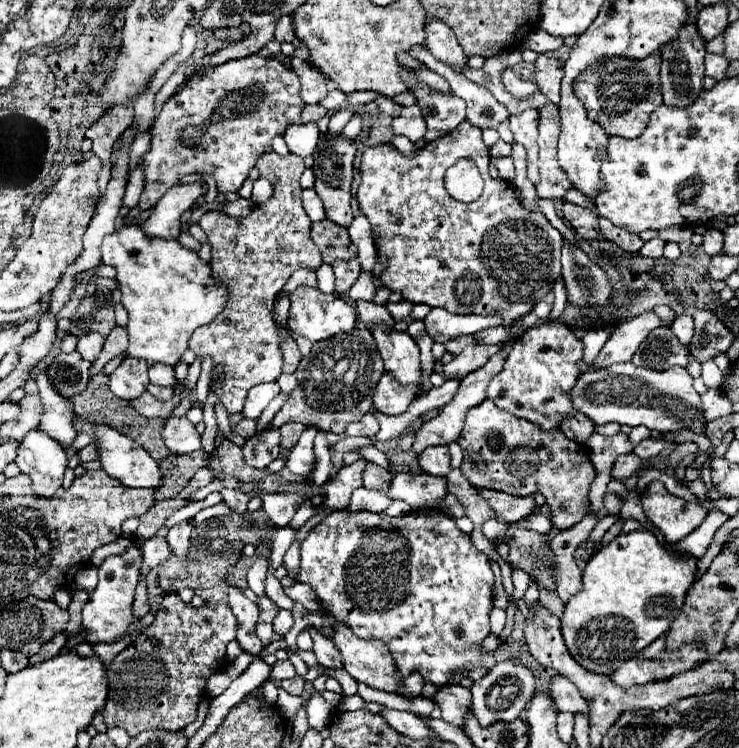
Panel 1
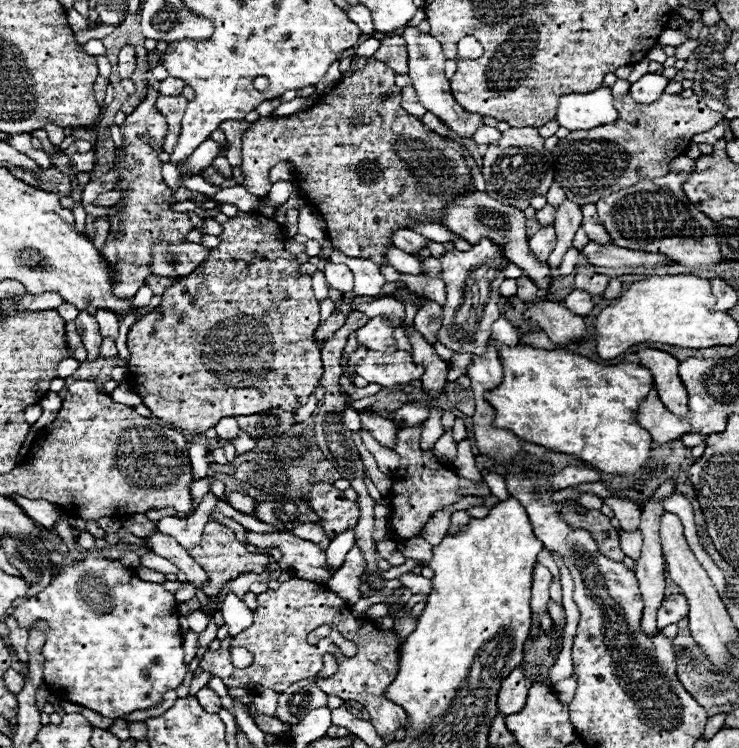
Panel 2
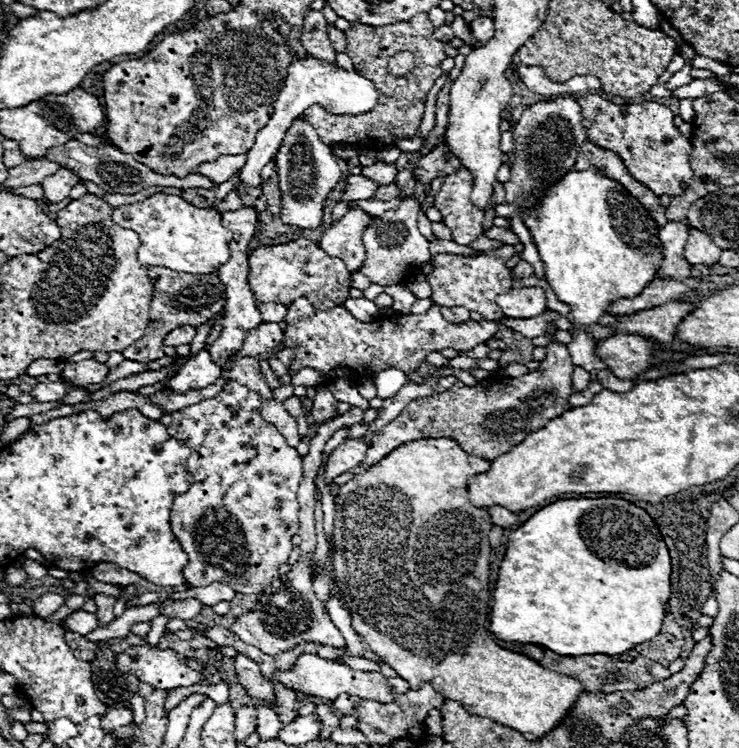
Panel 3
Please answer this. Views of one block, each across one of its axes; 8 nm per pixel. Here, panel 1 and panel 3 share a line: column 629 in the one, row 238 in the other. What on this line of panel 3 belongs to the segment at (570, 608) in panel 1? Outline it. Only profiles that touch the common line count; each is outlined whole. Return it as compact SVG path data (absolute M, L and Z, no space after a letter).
M588 168L584 172L570 170L570 174L566 174L560 182L550 186L546 196L538 202L538 206L532 208L532 214L526 212L524 222L544 262L548 284L556 292L558 300L570 306L570 314L566 318L574 324L574 328L568 330L574 336L574 340L566 348L570 350L574 366L582 366L588 372L606 370L608 366L604 364L604 360L596 356L598 340L584 332L582 326L598 324L598 320L606 314L606 308L612 302L620 298L636 298L652 280L658 278L658 266L662 264L658 244L660 226L624 186L610 178L604 178L596 168Z

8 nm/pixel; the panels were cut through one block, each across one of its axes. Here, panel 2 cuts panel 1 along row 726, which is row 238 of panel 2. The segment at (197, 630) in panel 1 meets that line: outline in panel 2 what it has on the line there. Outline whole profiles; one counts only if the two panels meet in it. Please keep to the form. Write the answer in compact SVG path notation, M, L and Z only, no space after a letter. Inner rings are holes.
M148 88L146 100L126 118L126 122L120 126L124 134L124 150L118 150L120 162L120 174L122 180L116 184L116 188L124 190L124 198L120 200L122 212L118 216L110 216L110 236L106 240L106 248L102 250L102 256L106 264L112 270L114 278L114 296L130 300L138 292L138 288L144 284L144 278L150 276L150 246L154 242L184 242L184 234L194 230L188 214L184 212L172 212L172 190L164 184L156 152L142 142L140 134L150 134L158 144L162 144L162 138L166 136L166 120L162 120L162 114L154 110L154 102L158 98L158 92ZM118 228L124 228L120 240L114 238L114 232Z

